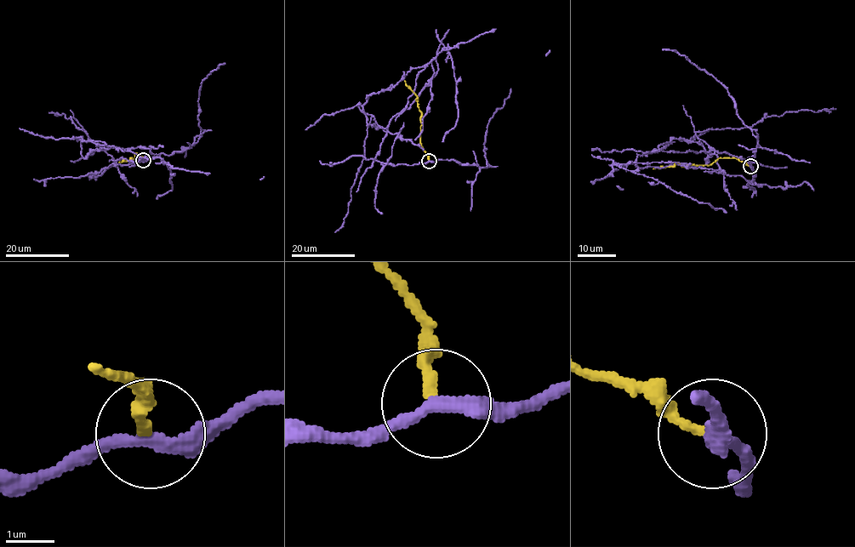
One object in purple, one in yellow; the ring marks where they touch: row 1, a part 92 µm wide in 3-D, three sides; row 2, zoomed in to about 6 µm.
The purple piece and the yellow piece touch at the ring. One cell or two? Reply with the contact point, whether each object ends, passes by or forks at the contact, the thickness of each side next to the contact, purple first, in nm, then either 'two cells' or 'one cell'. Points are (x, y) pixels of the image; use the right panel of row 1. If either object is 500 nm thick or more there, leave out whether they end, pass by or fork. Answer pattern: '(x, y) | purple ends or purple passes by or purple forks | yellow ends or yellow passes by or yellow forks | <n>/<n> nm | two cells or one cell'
(750, 166) | purple passes by | yellow ends | 280/190 nm | two cells

